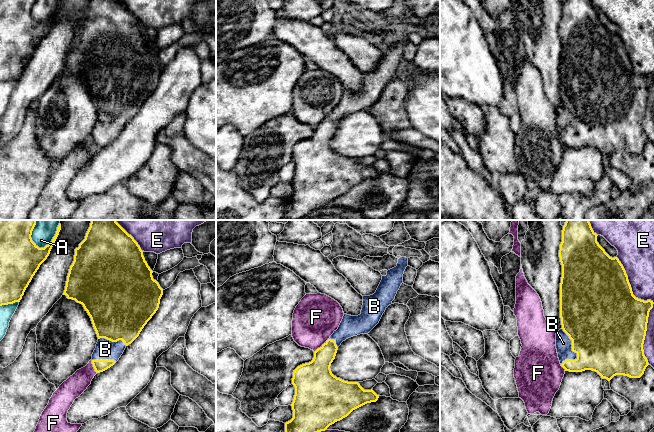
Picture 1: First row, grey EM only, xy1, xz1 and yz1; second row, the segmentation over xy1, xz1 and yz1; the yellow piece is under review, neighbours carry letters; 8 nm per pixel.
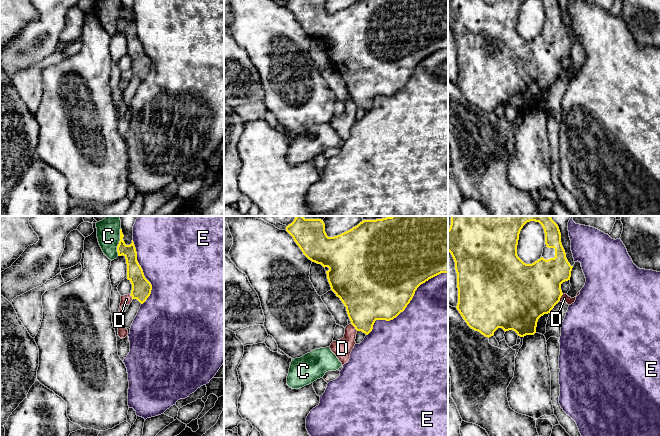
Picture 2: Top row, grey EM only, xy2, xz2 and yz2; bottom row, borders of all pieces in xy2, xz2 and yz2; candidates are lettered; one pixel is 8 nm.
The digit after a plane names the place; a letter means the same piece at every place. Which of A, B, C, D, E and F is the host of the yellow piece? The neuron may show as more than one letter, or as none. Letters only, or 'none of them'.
B

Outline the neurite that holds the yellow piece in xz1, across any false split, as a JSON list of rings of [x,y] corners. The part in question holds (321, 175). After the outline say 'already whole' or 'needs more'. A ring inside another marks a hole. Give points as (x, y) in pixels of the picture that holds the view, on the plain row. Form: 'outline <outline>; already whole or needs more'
outline [[[400,33],[397,42],[382,52],[376,68],[363,72],[361,90],[344,90],[338,105],[314,128],[313,136],[294,146],[293,194],[285,199],[284,217],[288,220],[298,220],[312,210],[325,207],[353,186],[378,176],[379,171],[372,165],[364,166],[358,158],[348,158],[334,152],[330,142],[343,117],[368,110],[379,99],[403,59],[407,42],[408,34]]]; needs more

